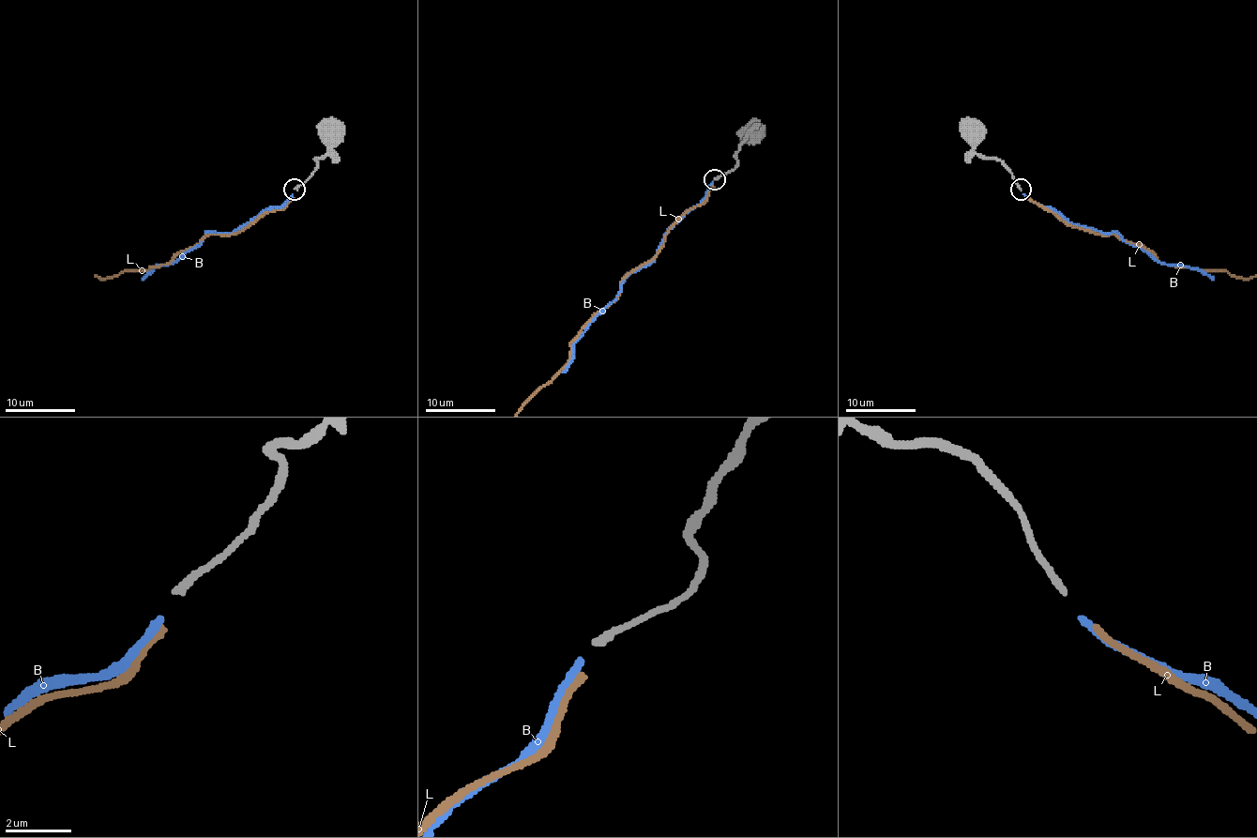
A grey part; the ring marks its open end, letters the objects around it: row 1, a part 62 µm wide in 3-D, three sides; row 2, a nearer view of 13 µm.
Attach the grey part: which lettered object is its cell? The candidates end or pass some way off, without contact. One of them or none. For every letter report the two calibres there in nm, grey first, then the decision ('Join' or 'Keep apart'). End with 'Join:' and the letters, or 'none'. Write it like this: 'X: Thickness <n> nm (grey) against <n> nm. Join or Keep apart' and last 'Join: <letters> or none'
B: Thickness 240 nm (grey) against 240 nm. Keep apart
L: Thickness 240 nm (grey) against 220 nm. Keep apart
Join: none

